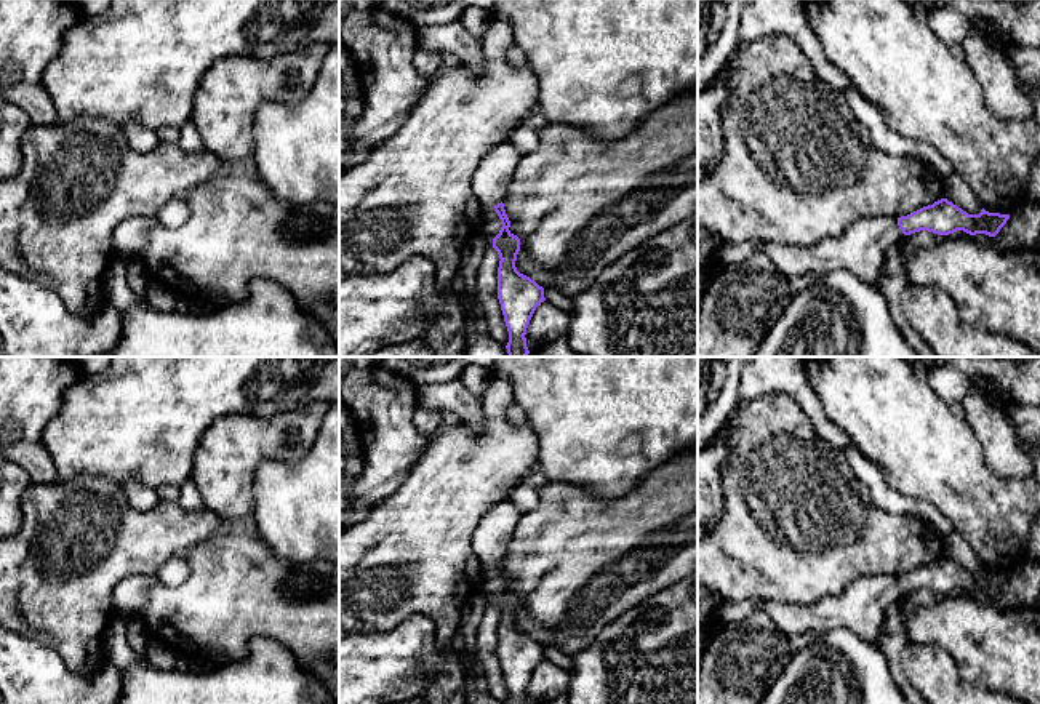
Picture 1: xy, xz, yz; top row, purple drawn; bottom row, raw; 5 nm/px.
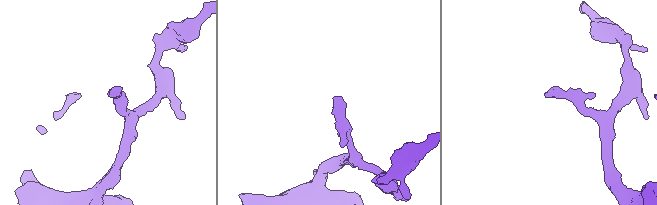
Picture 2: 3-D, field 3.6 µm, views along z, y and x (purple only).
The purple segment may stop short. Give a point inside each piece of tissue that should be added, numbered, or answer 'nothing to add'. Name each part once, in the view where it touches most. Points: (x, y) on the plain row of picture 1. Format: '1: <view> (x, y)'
1: yz (861, 607)

